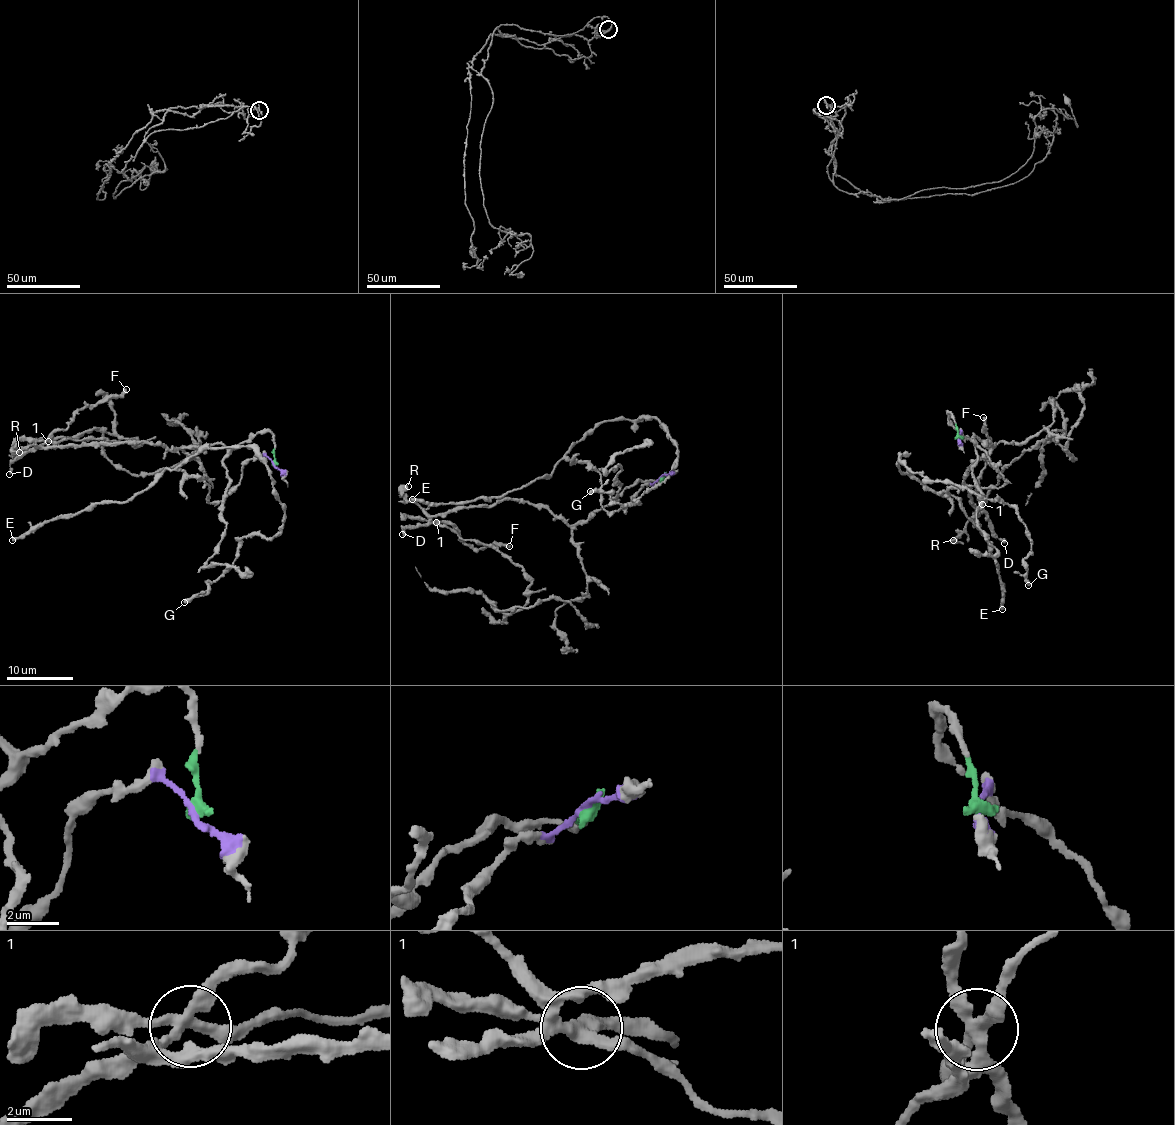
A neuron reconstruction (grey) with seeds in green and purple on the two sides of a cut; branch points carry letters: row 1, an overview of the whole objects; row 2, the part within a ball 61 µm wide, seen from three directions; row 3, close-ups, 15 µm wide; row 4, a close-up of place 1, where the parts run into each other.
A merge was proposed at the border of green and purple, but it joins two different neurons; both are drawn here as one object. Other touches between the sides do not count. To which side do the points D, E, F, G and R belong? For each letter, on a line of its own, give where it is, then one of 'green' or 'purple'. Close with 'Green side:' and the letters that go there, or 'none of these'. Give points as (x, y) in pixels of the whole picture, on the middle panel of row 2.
D: place (402, 534); green
E: place (412, 499); purple
F: place (509, 546); green
G: place (590, 491); purple
R: place (408, 486); green
Green side: D, F, R

